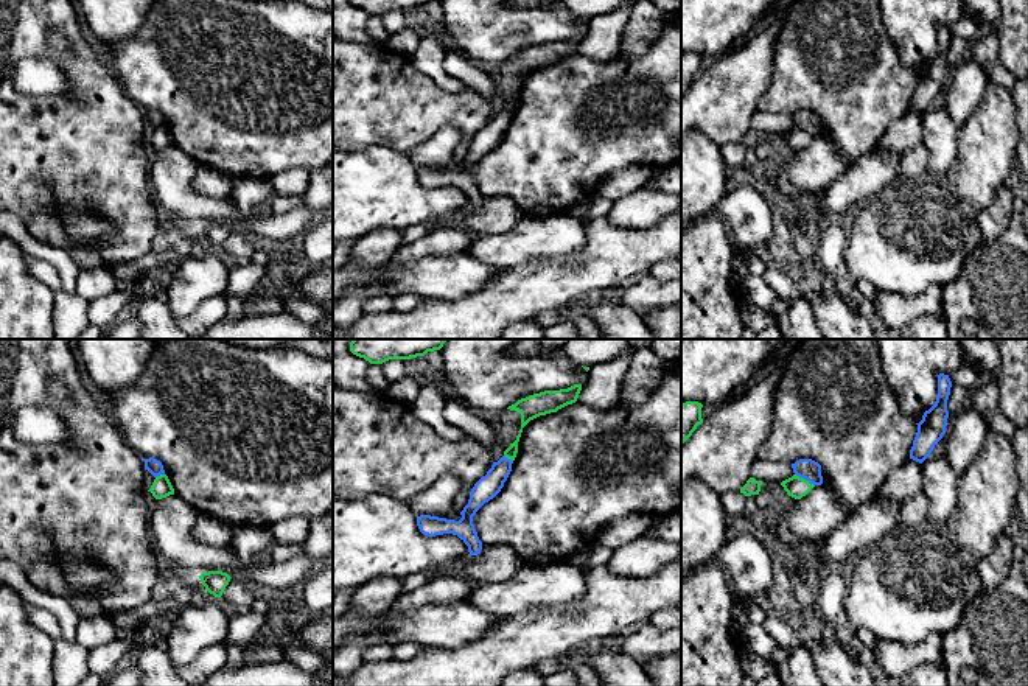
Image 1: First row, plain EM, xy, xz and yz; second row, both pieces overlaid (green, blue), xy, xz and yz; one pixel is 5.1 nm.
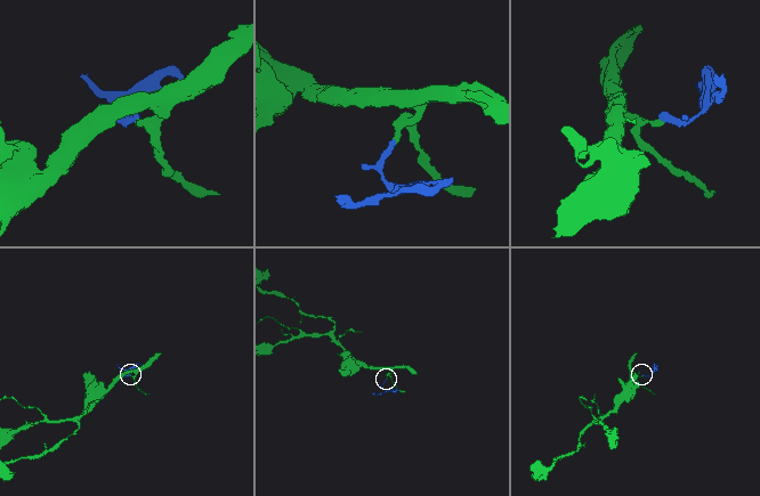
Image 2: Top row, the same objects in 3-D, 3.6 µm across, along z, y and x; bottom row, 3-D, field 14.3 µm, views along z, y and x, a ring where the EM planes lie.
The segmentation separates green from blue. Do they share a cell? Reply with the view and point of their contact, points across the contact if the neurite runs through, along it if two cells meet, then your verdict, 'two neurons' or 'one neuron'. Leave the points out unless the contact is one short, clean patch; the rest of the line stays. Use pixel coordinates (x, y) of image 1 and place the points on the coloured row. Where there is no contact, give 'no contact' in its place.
meets green in yz at (804, 479); border along yz (795, 473), (814, 486); two neurons

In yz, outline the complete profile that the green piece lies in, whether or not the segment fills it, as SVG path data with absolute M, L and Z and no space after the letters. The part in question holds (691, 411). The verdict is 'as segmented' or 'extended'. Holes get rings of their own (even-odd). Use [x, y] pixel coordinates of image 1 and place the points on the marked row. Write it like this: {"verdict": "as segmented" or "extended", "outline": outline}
{"verdict": "as segmented", "outline": "M698 401L681 403L681 446L697 426L703 423L701 408L703 404Z"}

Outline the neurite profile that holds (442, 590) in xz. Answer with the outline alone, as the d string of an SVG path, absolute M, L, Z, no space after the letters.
M437 577L414 591L404 593L395 605L379 614L379 619L393 624L393 621L409 608L418 608L432 604L440 605L468 599L468 596L477 585L479 583L474 580Z

